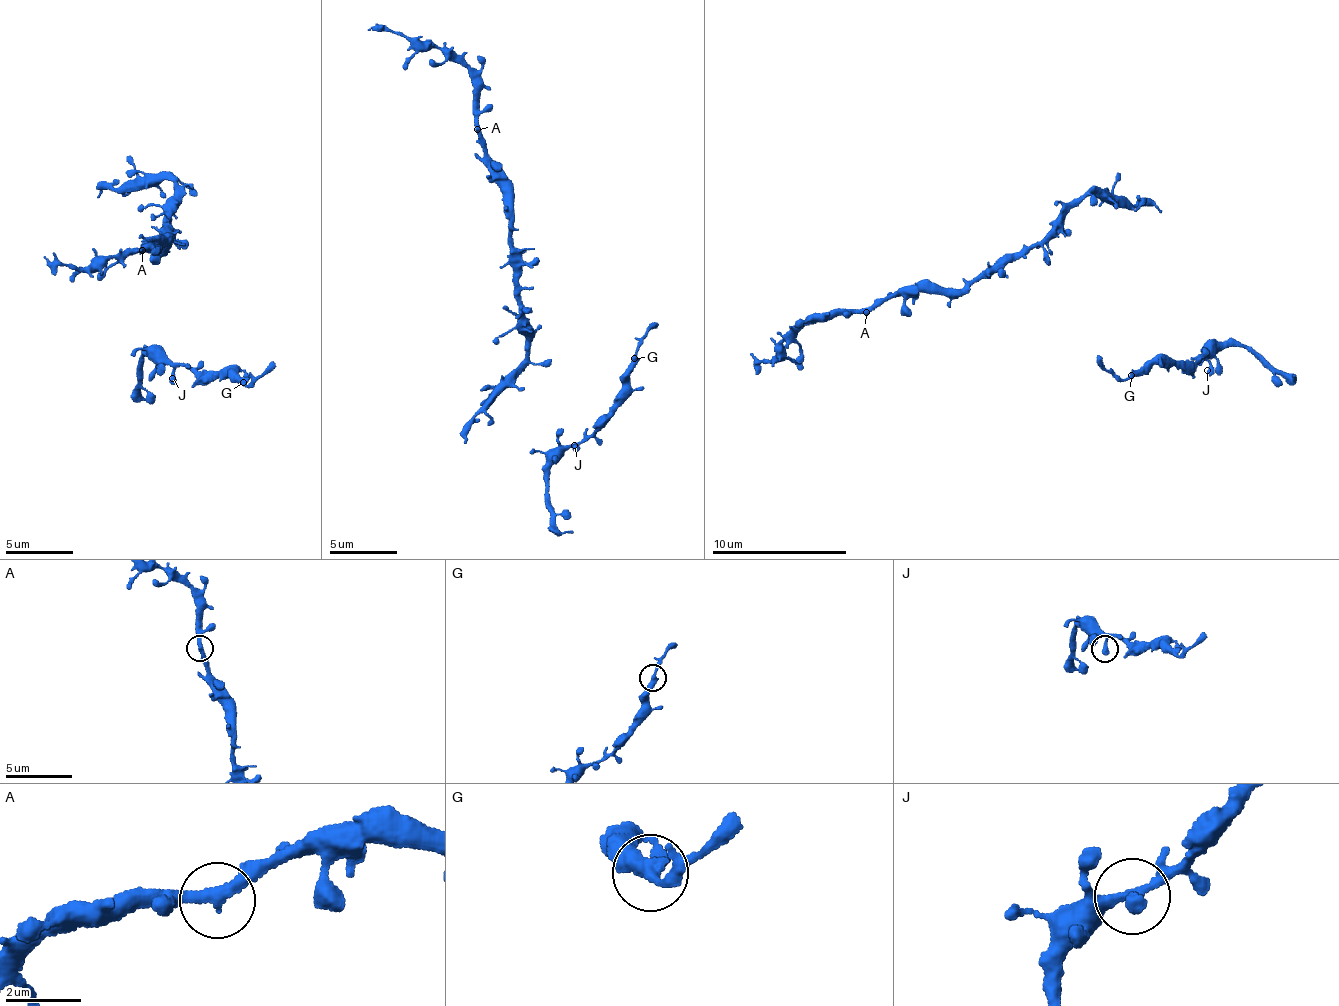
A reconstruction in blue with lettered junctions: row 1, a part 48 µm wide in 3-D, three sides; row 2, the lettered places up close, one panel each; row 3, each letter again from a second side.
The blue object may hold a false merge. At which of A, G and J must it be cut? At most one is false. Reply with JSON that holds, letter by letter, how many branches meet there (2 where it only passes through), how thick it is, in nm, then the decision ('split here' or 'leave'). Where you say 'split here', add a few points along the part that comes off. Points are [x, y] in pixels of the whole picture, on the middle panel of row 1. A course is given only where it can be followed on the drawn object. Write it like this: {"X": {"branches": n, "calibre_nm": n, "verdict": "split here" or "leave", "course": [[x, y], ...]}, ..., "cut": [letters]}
{"A": {"branches": 2, "calibre_nm": 320, "verdict": "leave"}, "G": {"branches": 2, "calibre_nm": 320, "verdict": "leave"}, "J": {"branches": 2, "calibre_nm": 260, "verdict": "leave"}, "cut": []}

